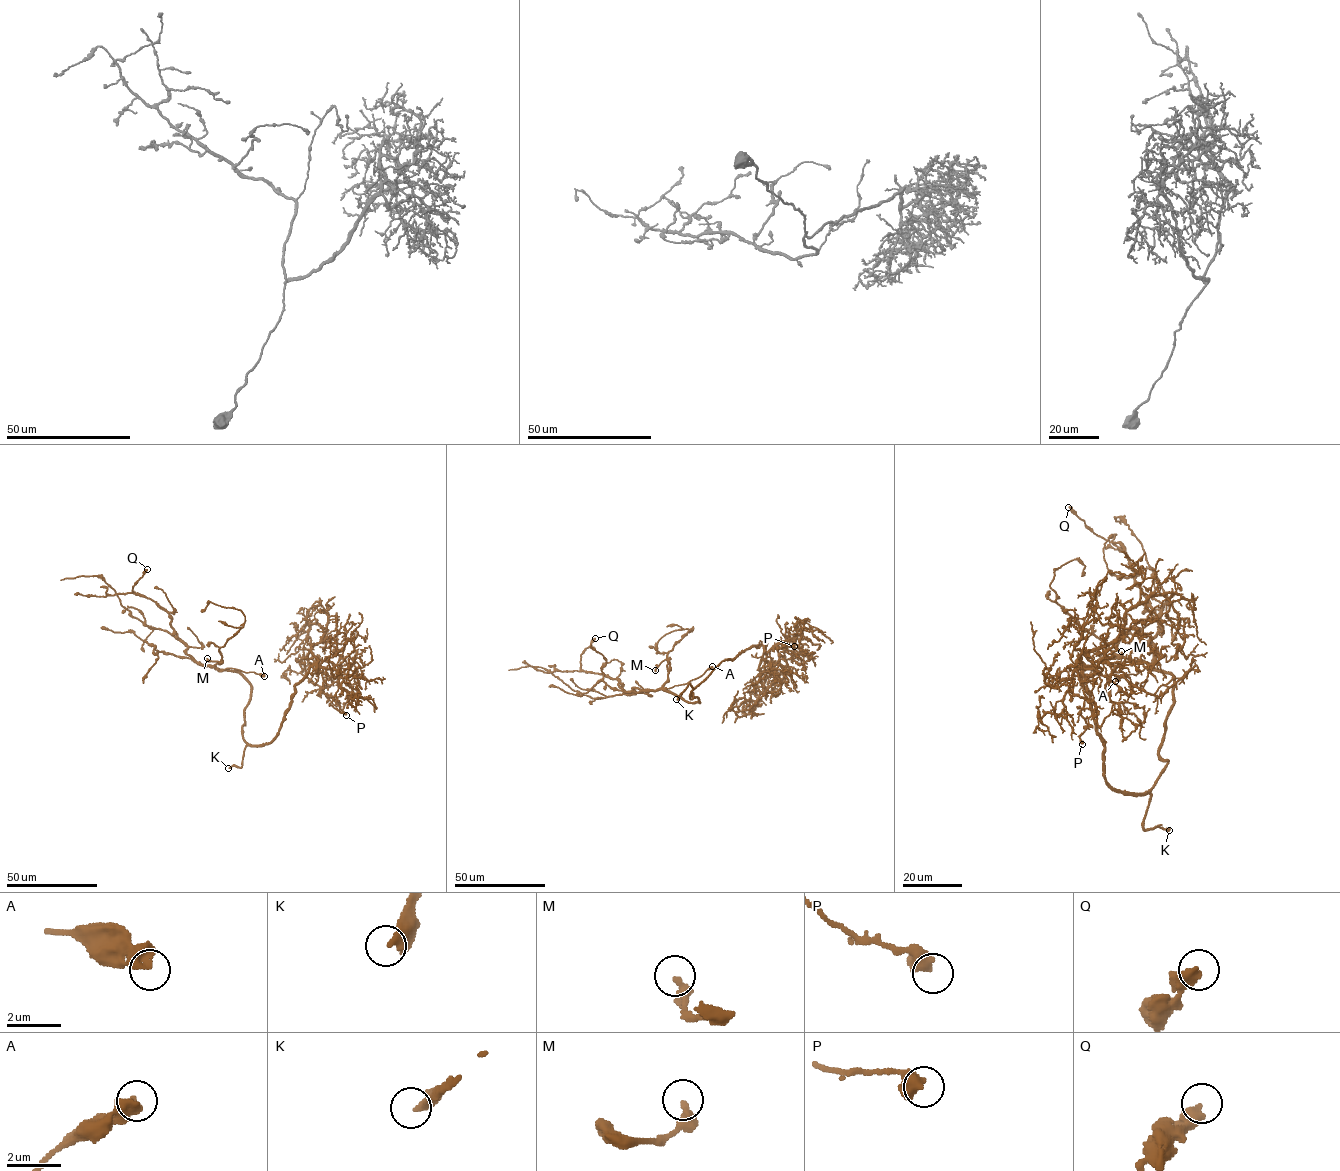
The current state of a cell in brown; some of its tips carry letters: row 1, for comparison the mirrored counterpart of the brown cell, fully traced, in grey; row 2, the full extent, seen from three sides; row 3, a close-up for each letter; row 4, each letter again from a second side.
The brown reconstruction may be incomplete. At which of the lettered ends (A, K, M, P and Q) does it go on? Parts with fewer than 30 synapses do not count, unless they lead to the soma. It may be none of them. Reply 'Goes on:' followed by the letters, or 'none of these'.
Goes on: K

